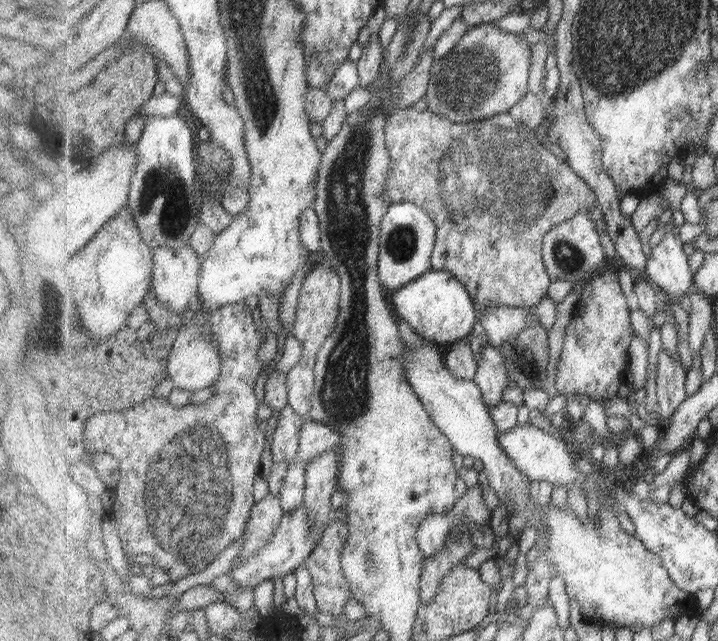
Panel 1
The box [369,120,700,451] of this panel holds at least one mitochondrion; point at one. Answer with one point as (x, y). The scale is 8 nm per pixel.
(533, 198)

